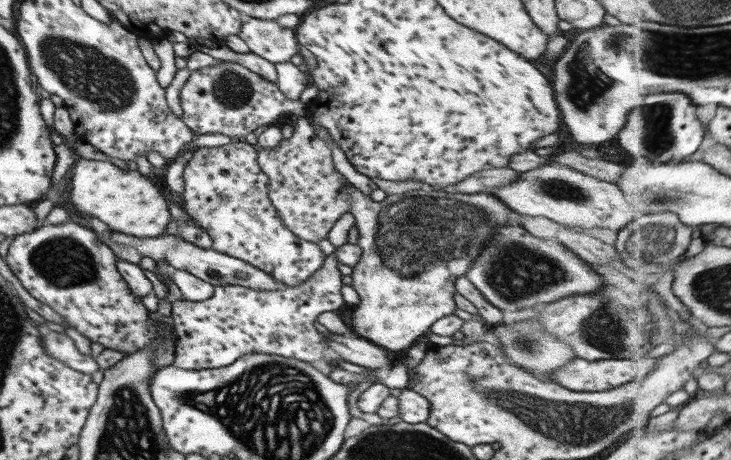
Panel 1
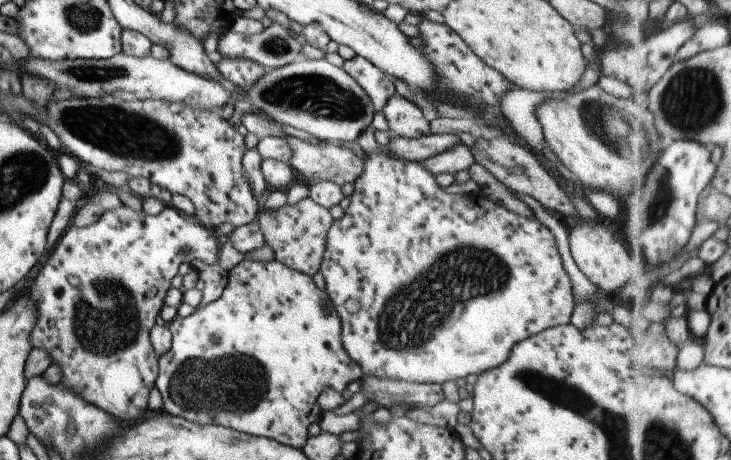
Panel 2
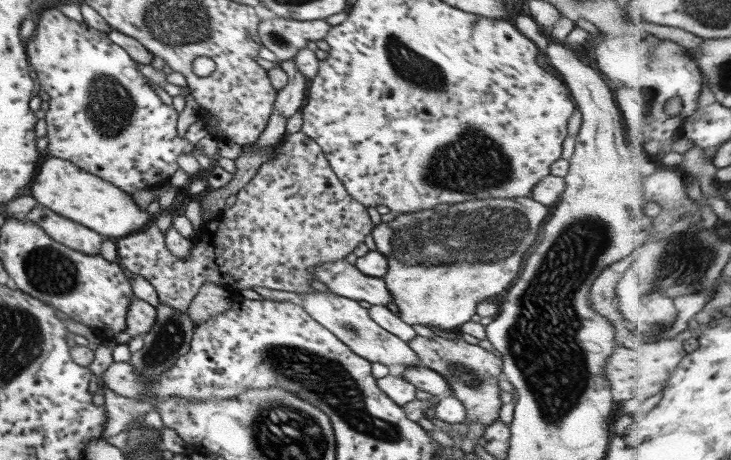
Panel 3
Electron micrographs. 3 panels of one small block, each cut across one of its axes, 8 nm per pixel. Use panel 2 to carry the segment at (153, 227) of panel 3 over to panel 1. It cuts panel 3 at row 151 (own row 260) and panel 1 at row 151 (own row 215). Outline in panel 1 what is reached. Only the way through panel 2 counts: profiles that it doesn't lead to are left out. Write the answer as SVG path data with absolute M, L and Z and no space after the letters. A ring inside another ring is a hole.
M300 117L294 127L294 134L288 140L283 139L277 148L263 149L258 152L258 165L268 176L268 197L276 207L280 219L288 230L296 236L310 242L320 242L327 238L335 222L345 212L350 212L350 194L344 182L344 176L336 170L332 160L332 151L314 132L312 125L306 118Z

